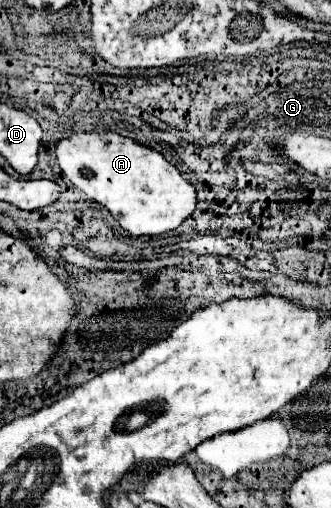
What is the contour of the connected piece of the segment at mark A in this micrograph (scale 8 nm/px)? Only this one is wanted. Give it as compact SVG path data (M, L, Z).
M83 132L83 134L75 134L71 138L65 138L57 144L57 160L59 160L63 174L81 192L85 192L87 198L103 204L113 214L113 218L121 224L121 228L127 230L129 234L155 236L155 234L171 232L185 218L189 218L195 210L195 204L197 204L195 188L181 176L181 172L171 162L167 162L163 158L163 154L157 152L155 148L139 144L117 132Z

